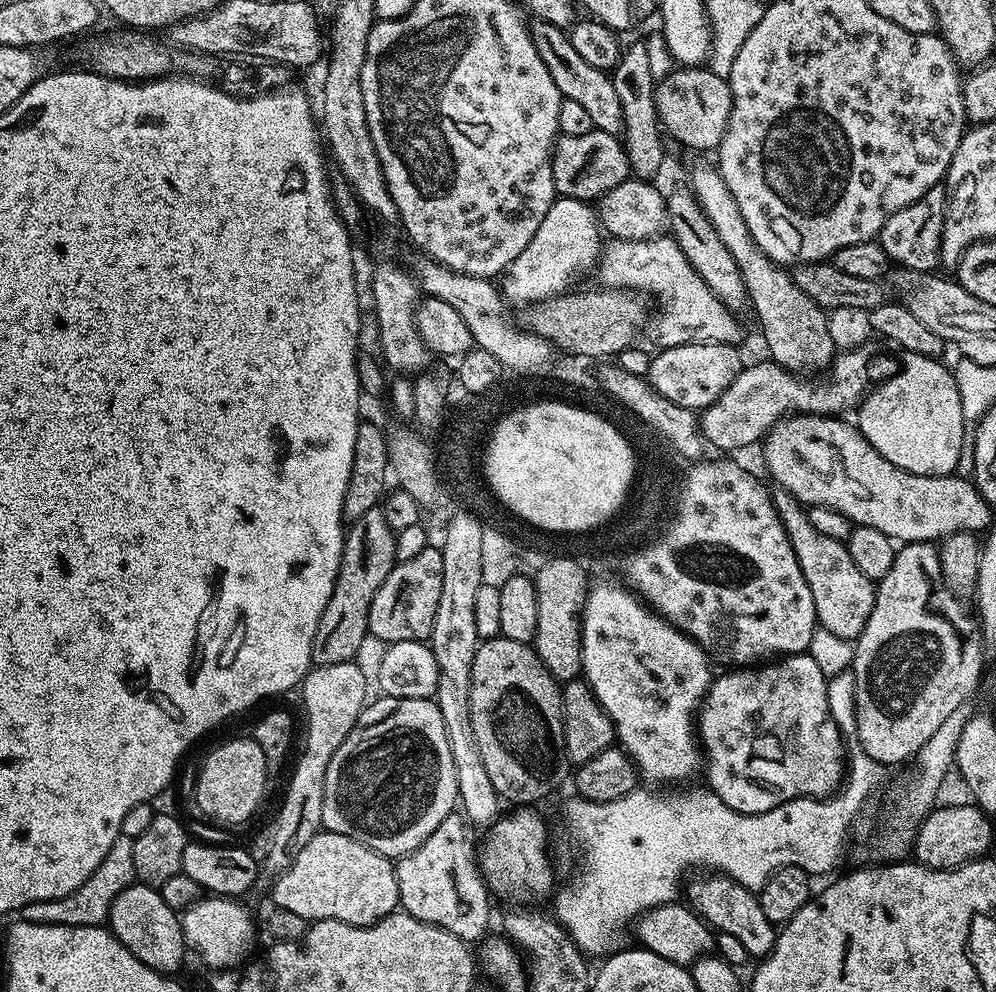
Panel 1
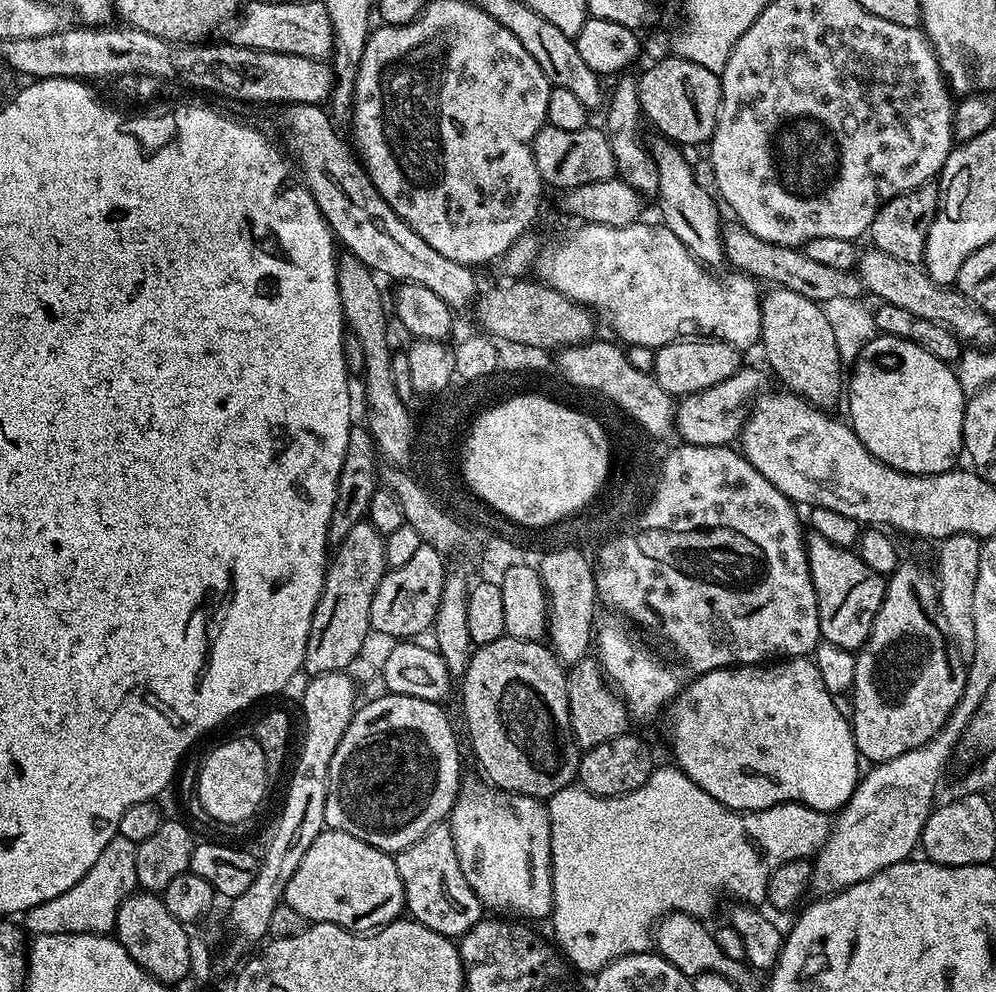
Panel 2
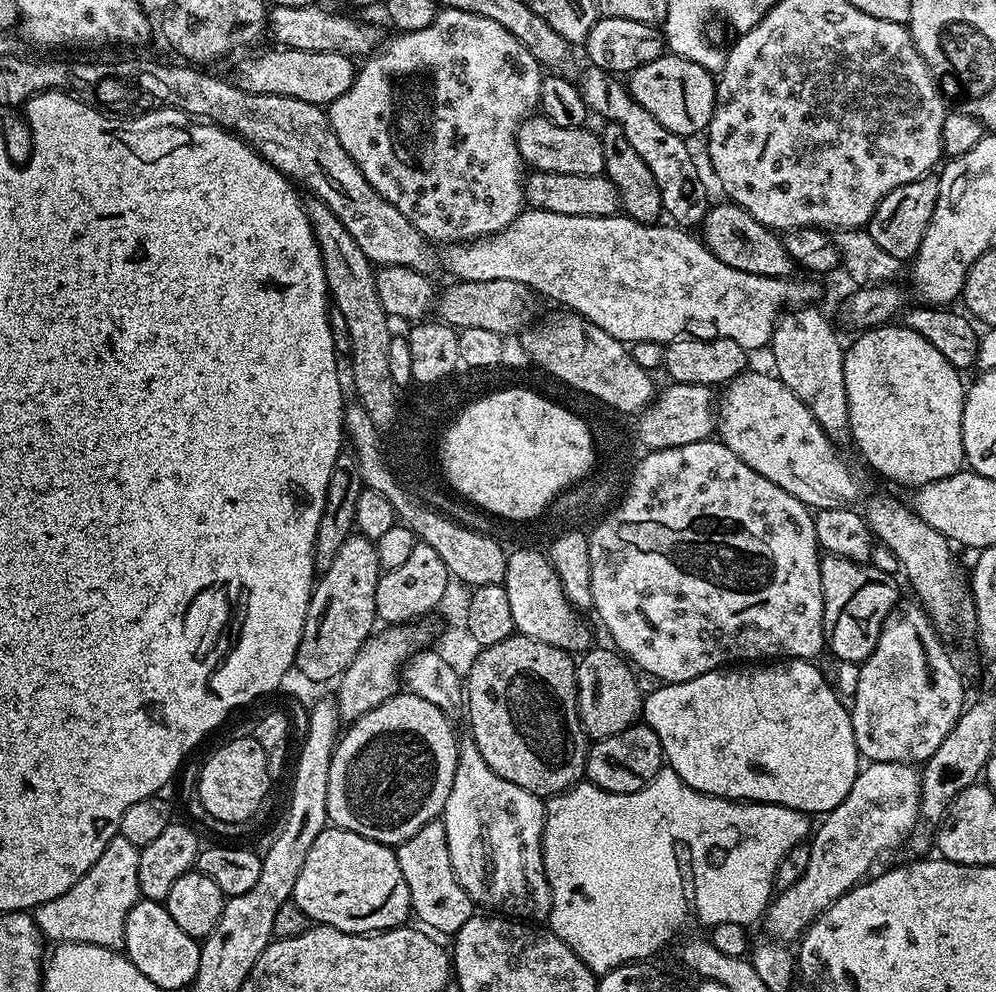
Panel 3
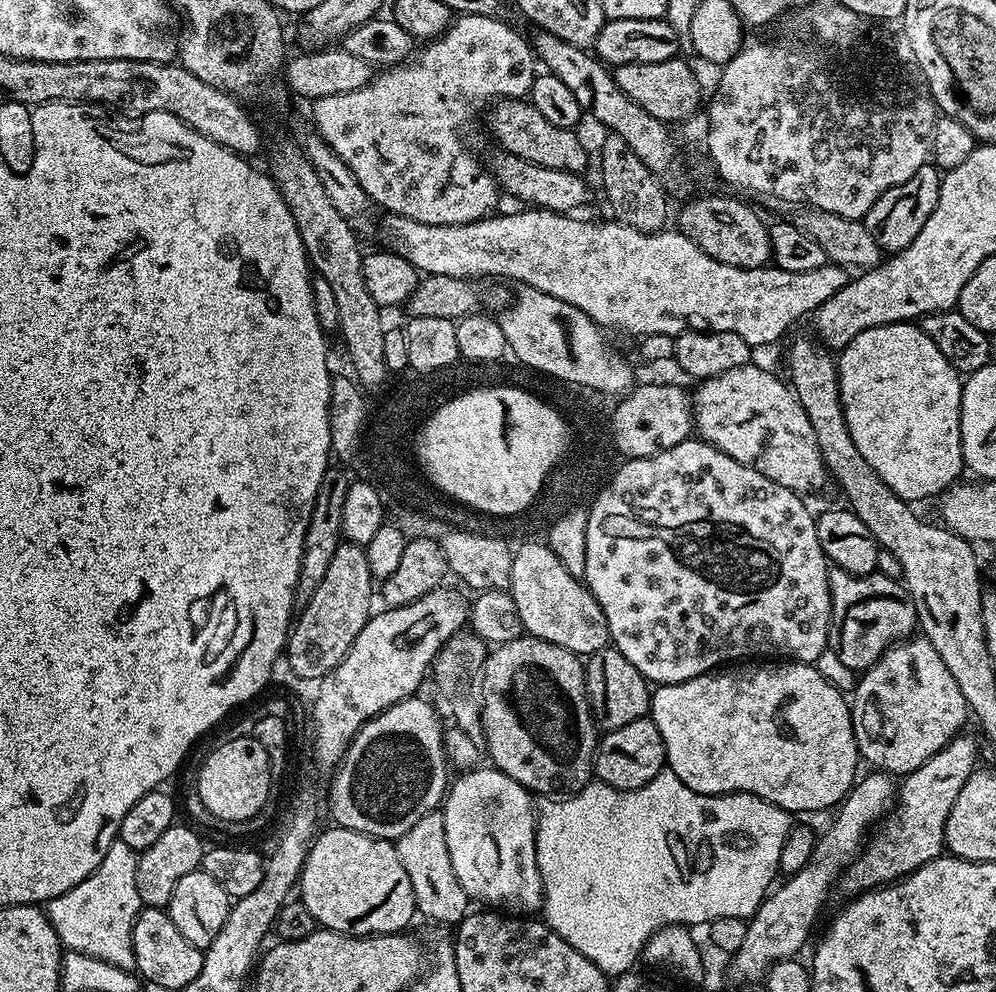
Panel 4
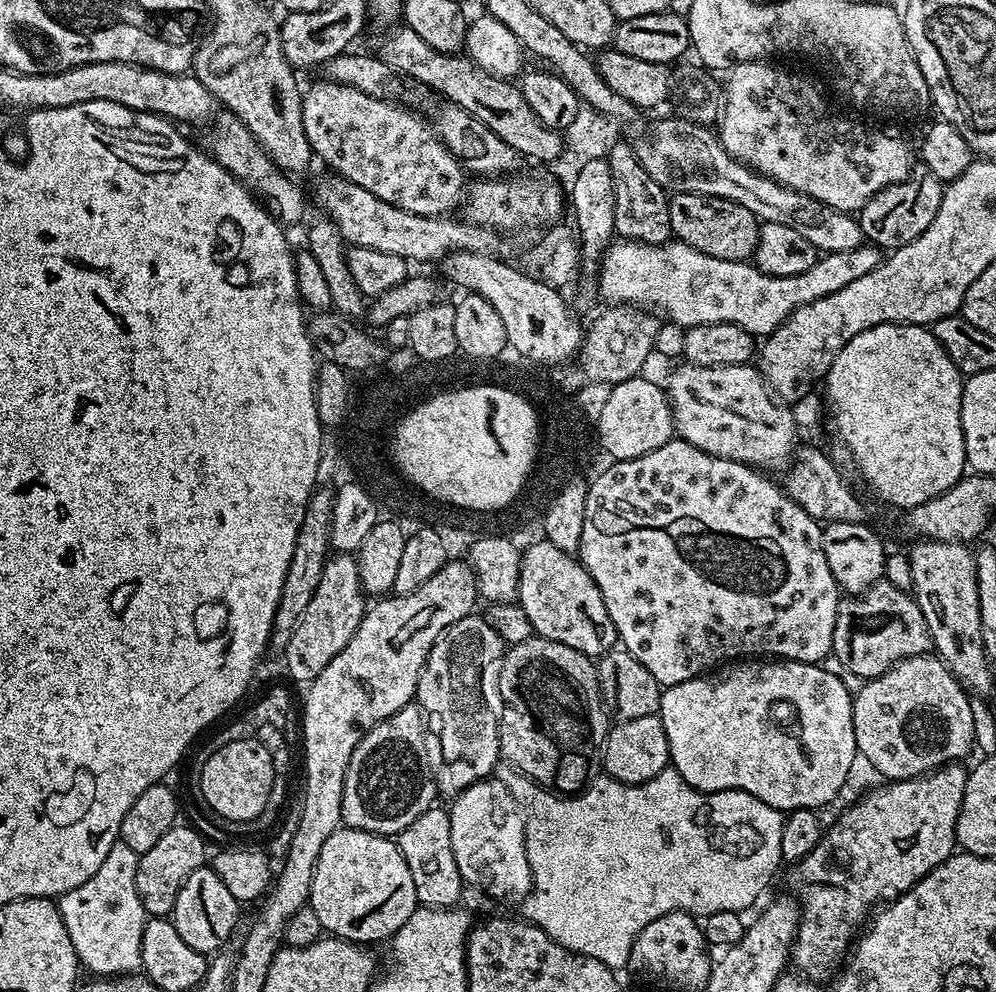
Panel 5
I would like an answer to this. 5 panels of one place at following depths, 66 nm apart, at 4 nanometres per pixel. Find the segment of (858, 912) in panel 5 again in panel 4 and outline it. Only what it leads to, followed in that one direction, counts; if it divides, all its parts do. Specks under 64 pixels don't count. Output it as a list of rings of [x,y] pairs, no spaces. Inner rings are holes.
[[[957,734],[945,748],[938,750],[938,754],[899,781],[894,811],[875,829],[876,837],[874,832],[860,855],[842,873],[842,885],[852,892],[848,894],[859,894],[902,880],[926,862],[937,860],[945,851],[946,818],[950,818],[958,790],[966,786],[966,778],[978,768],[976,740],[964,735]]]

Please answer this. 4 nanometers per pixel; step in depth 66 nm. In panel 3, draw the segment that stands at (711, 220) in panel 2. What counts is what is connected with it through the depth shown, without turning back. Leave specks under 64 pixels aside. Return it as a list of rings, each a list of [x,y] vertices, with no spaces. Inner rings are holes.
[[[593,66],[586,67],[578,79],[578,87],[586,102],[589,113],[601,116],[601,121],[622,126],[622,134],[634,146],[634,151],[642,157],[642,162],[650,166],[650,174],[654,174],[654,182],[658,182],[658,190],[662,194],[663,215],[677,228],[696,230],[704,223],[704,215],[708,213],[710,199],[704,184],[700,181],[700,172],[696,169],[696,160],[688,149],[689,141],[685,137],[674,134],[650,114],[631,94],[627,87],[611,72],[604,72]]]

